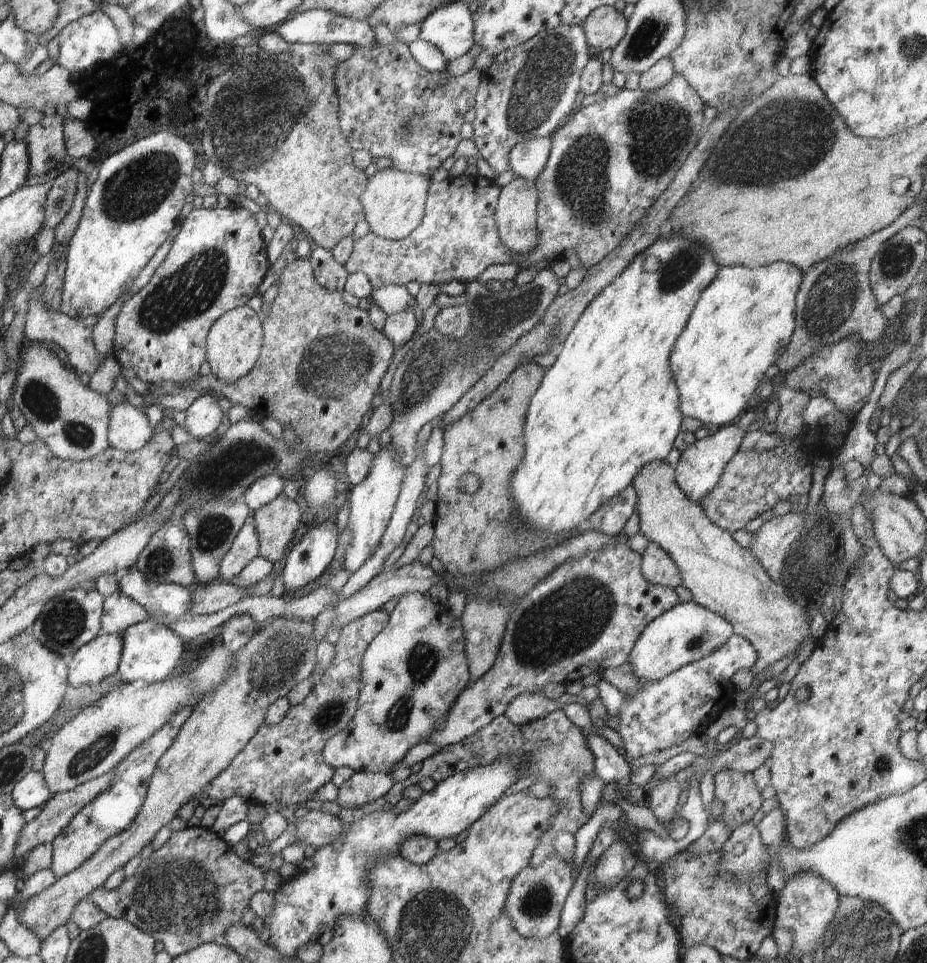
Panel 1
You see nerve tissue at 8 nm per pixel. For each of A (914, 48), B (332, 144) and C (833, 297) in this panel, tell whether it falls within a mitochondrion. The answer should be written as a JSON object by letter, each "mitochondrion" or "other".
{"A":"mitochondrion","B":"mitochondrion","C":"mitochondrion"}

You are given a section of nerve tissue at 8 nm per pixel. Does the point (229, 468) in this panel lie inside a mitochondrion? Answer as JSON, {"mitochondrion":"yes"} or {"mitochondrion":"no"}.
{"mitochondrion":"yes"}

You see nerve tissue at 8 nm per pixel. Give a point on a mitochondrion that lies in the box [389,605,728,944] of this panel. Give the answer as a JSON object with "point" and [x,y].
{"point":[535,902]}

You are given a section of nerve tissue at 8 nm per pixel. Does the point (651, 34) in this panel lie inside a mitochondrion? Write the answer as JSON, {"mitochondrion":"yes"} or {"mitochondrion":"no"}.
{"mitochondrion":"yes"}

